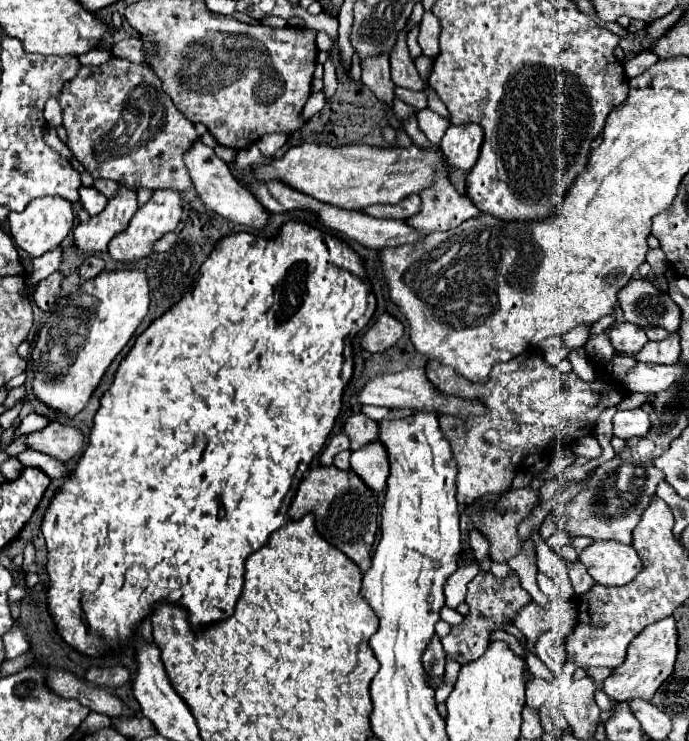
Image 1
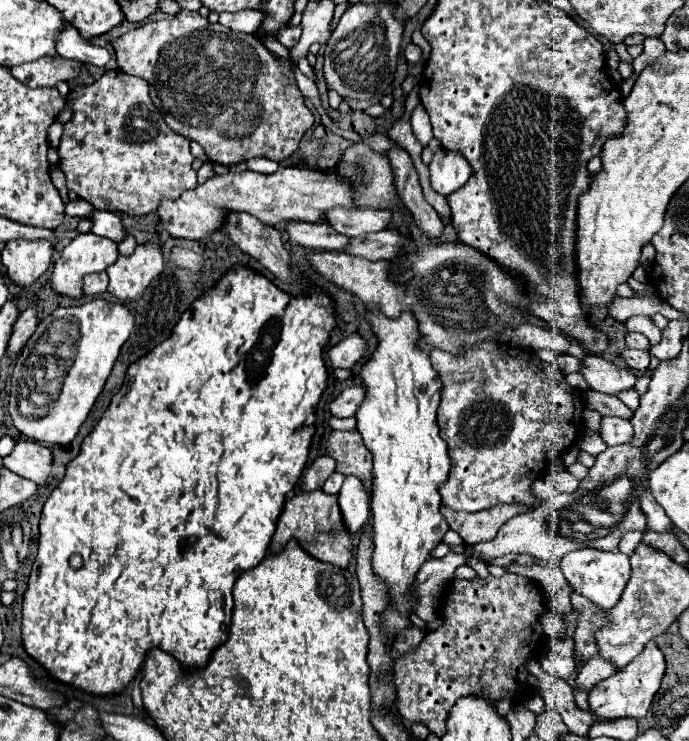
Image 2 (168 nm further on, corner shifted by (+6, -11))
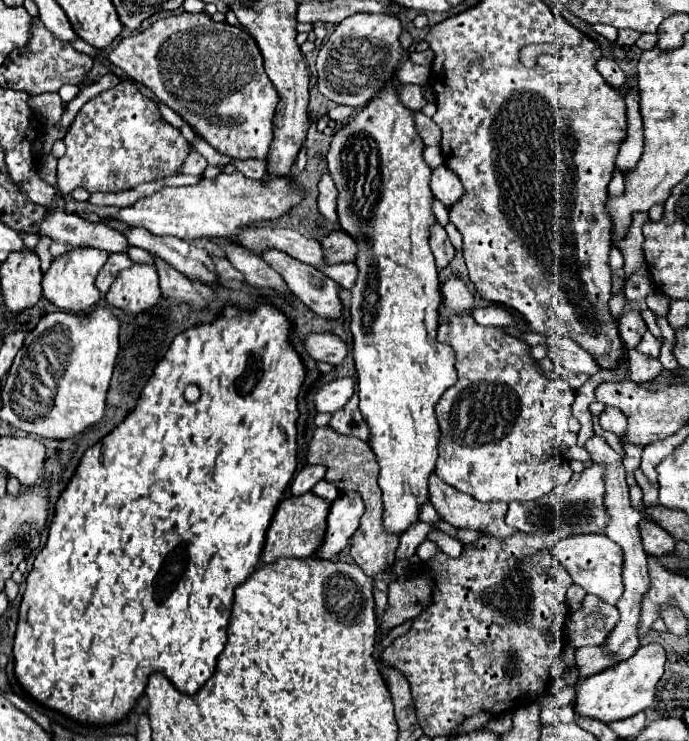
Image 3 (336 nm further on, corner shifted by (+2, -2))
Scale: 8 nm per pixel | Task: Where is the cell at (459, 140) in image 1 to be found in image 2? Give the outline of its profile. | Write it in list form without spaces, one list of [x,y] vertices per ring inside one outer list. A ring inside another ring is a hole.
[[[443,148],[435,152],[429,170],[431,170],[431,186],[443,196],[449,196],[451,192],[459,190],[471,176],[469,162],[461,154]]]

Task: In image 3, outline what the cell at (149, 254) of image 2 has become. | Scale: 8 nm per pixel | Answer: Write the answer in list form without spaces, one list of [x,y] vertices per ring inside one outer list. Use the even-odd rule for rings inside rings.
[[[139,265],[121,271],[121,275],[111,285],[105,301],[111,307],[125,311],[127,315],[137,315],[141,311],[149,311],[161,297],[161,289],[157,283],[155,265]]]

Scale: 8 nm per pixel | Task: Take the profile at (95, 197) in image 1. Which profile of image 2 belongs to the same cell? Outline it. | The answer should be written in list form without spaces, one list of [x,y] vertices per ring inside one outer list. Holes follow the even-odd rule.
[[[93,210],[93,228],[91,232],[97,236],[105,236],[111,238],[115,242],[121,242],[125,236],[125,230],[121,226],[121,220],[115,212],[103,212],[103,210]]]

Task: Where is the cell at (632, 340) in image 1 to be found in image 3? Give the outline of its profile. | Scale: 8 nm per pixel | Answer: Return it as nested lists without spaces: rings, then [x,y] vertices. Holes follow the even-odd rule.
[[[635,349],[629,351],[629,363],[627,365],[629,365],[629,379],[635,383],[651,383],[663,371],[663,365],[657,359],[647,357]]]

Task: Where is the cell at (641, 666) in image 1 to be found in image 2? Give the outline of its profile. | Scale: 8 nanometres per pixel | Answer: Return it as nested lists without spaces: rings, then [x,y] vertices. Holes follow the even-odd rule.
[[[651,640],[641,656],[637,656],[637,660],[631,660],[629,666],[617,670],[613,676],[609,676],[607,680],[599,682],[591,692],[589,692],[589,706],[591,712],[599,718],[599,720],[613,720],[613,718],[643,718],[651,706],[653,696],[657,694],[659,686],[661,686],[661,678],[665,674],[665,658],[663,652],[659,650],[659,646],[655,644],[655,640]]]

